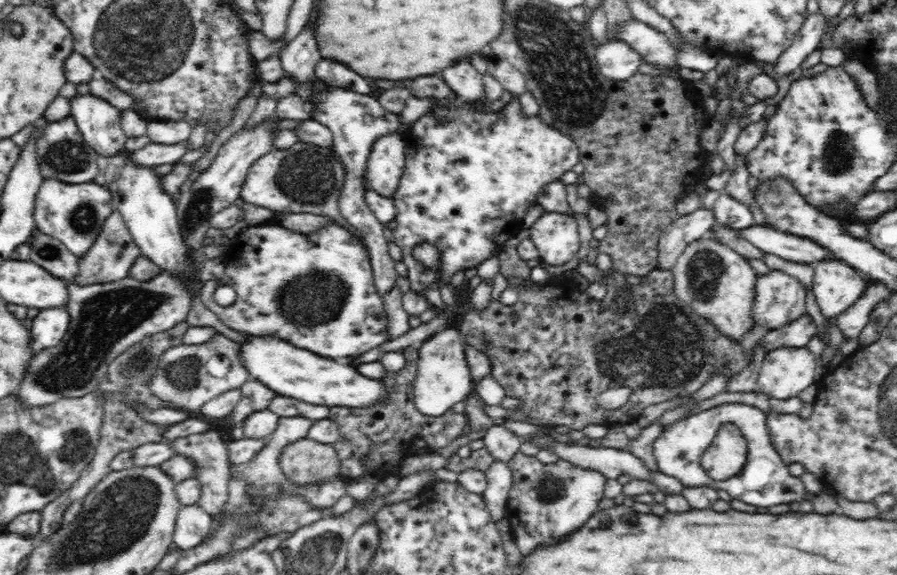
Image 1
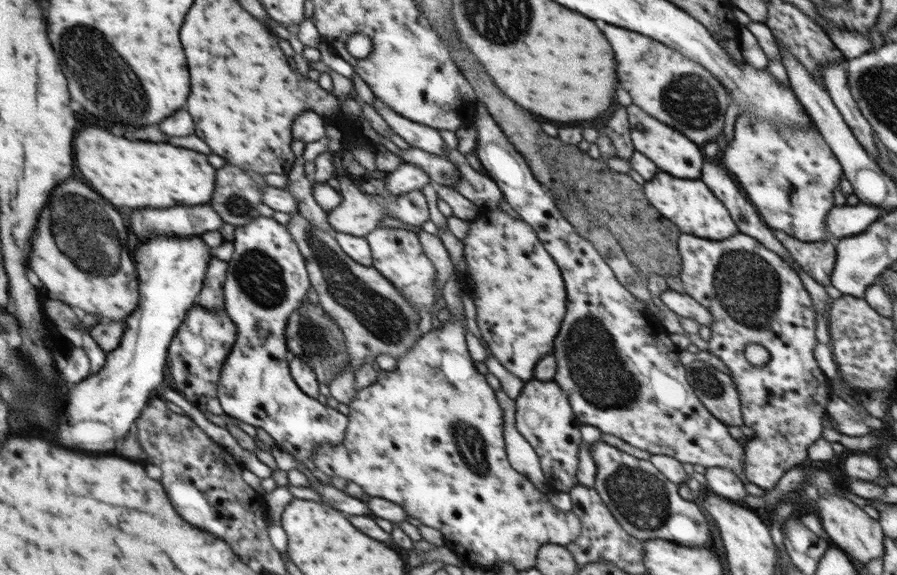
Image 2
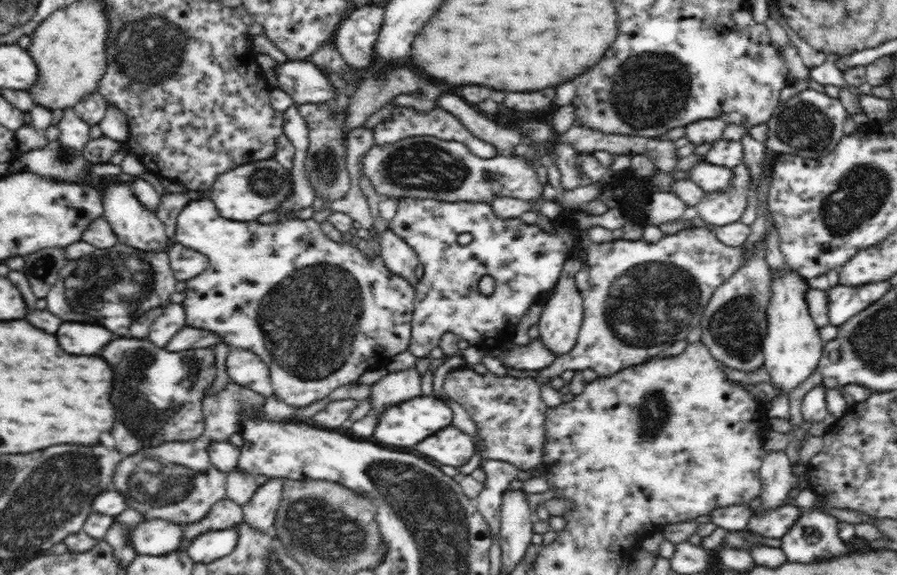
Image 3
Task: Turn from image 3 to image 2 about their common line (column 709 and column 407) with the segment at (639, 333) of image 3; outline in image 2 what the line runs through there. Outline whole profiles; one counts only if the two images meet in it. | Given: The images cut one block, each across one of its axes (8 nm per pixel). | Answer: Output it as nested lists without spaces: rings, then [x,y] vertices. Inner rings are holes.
[[[378,226],[370,231],[365,239],[371,248],[372,266],[388,278],[402,292],[402,296],[414,304],[419,312],[432,312],[432,304],[436,301],[436,267],[424,253],[416,233],[404,228]]]

